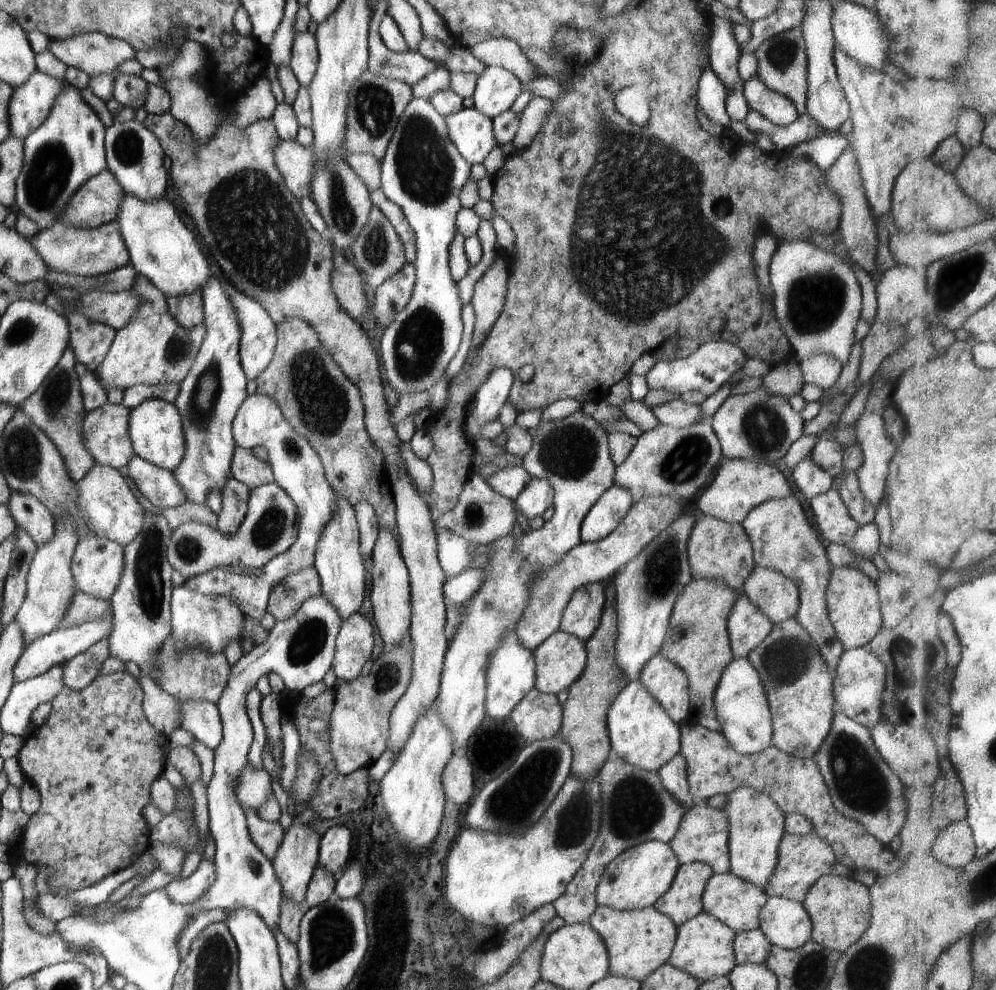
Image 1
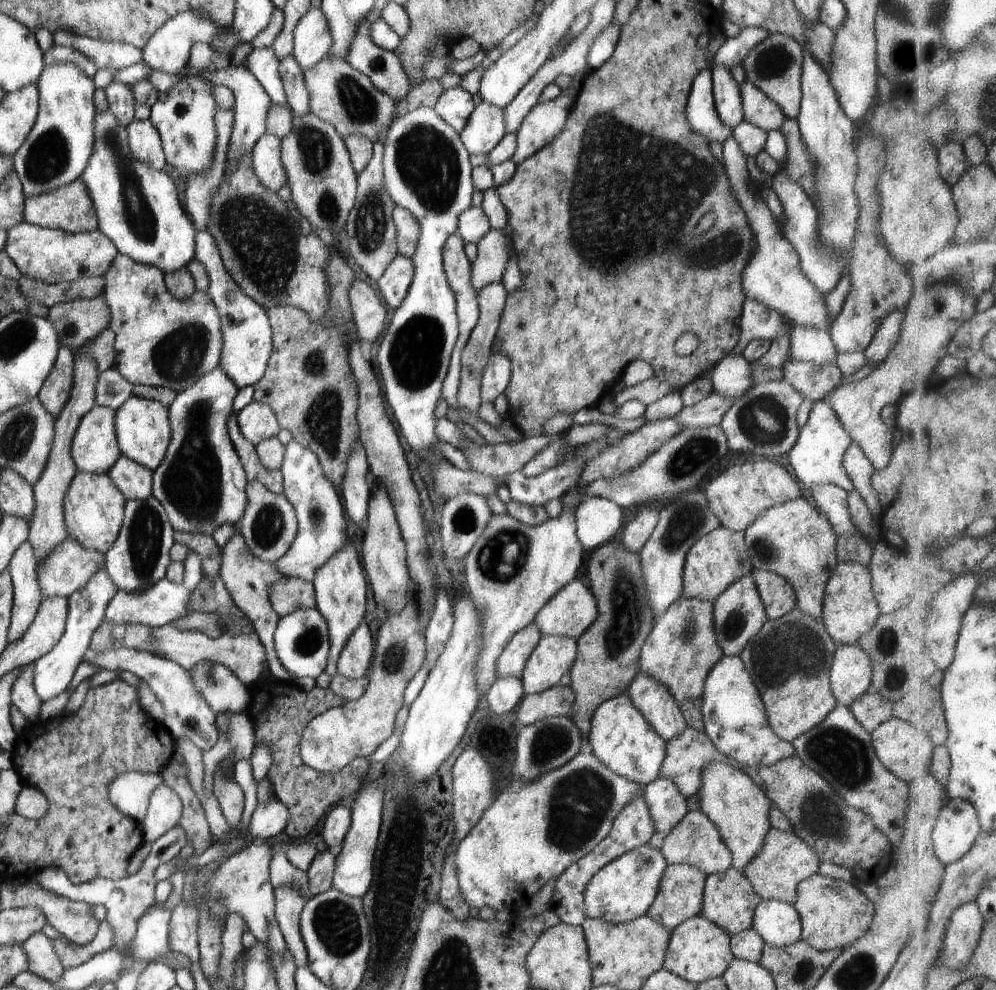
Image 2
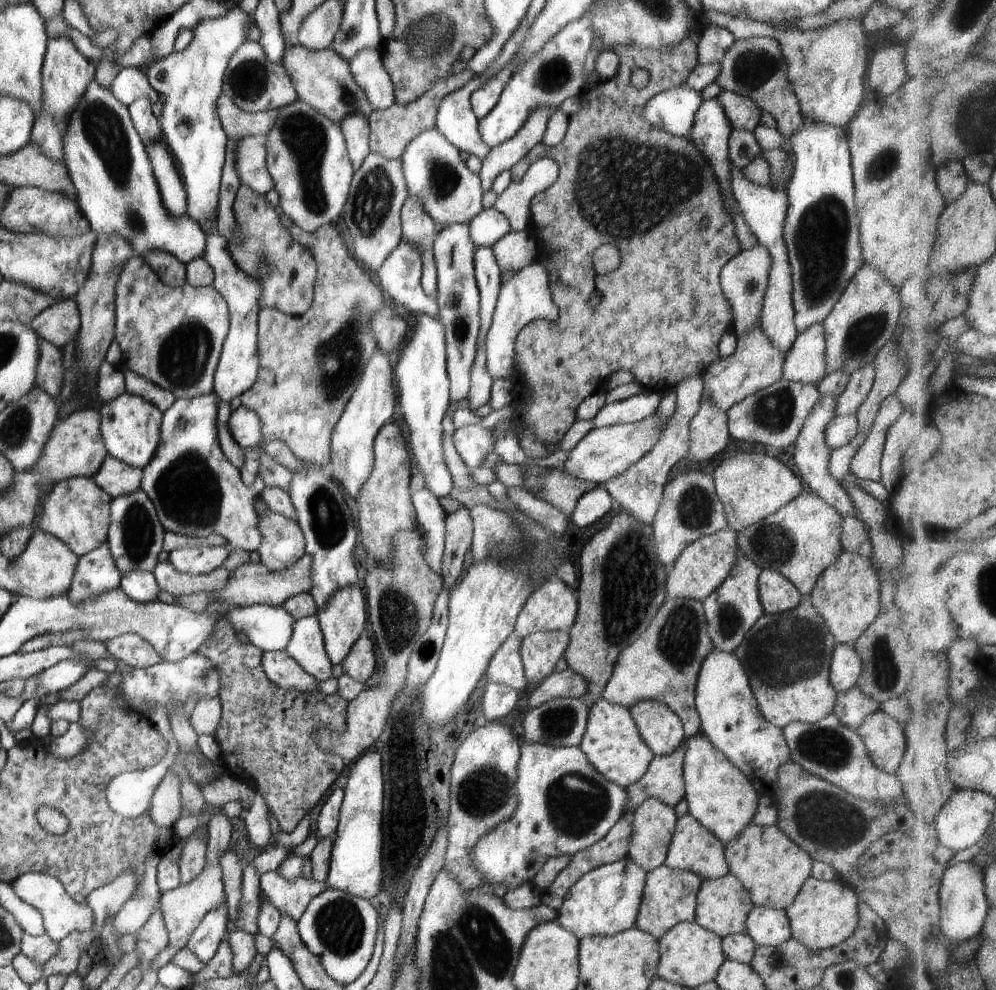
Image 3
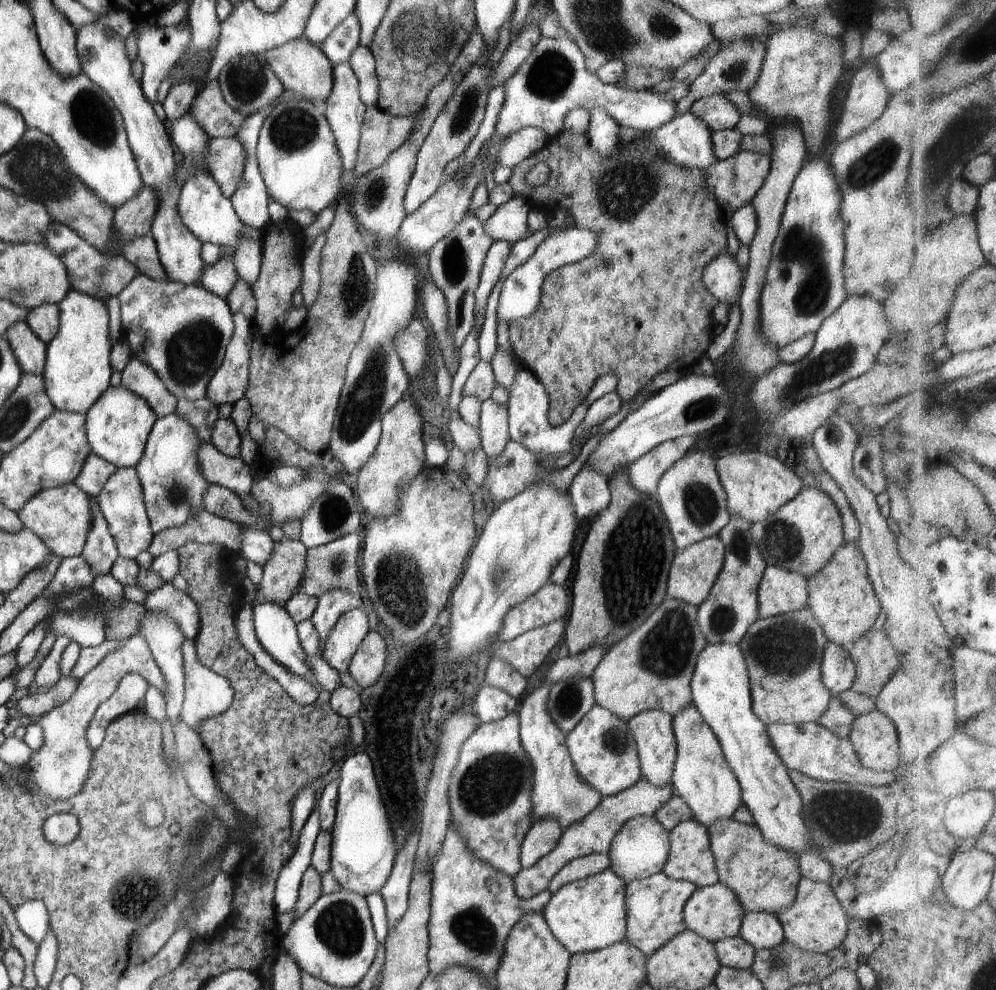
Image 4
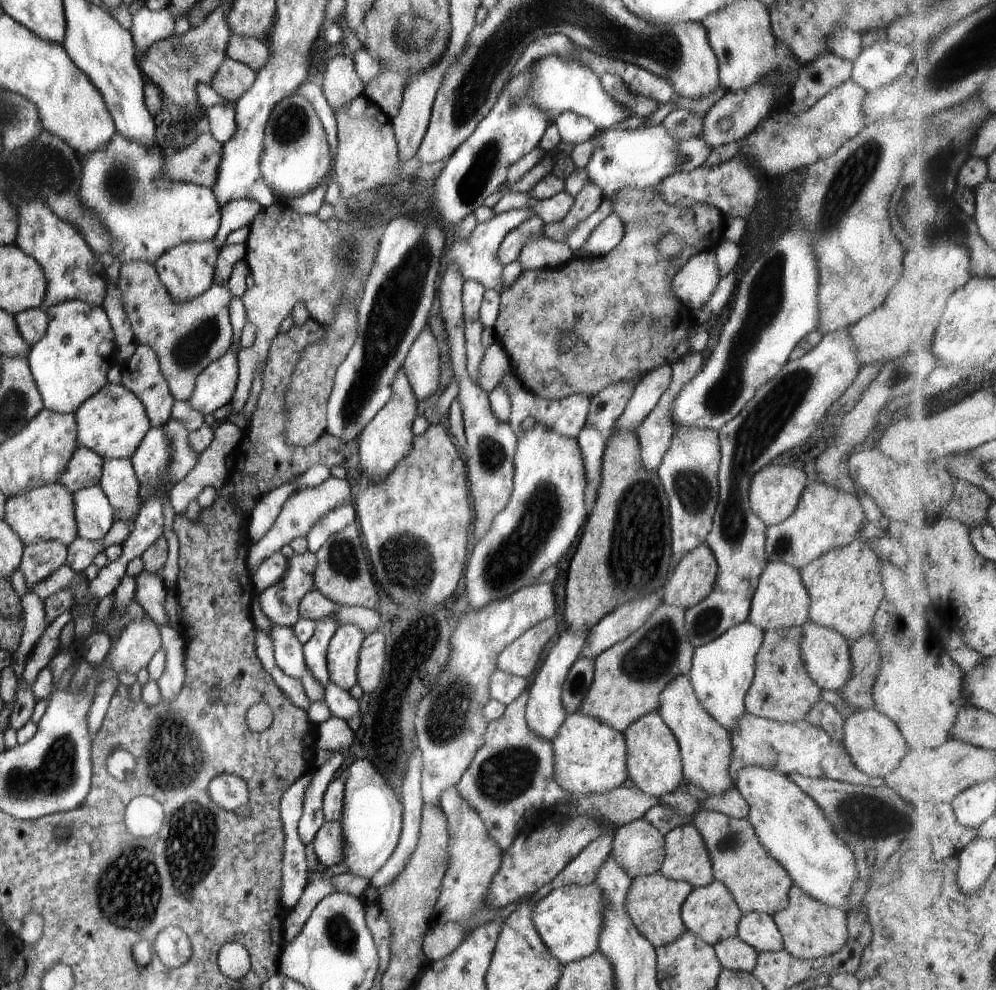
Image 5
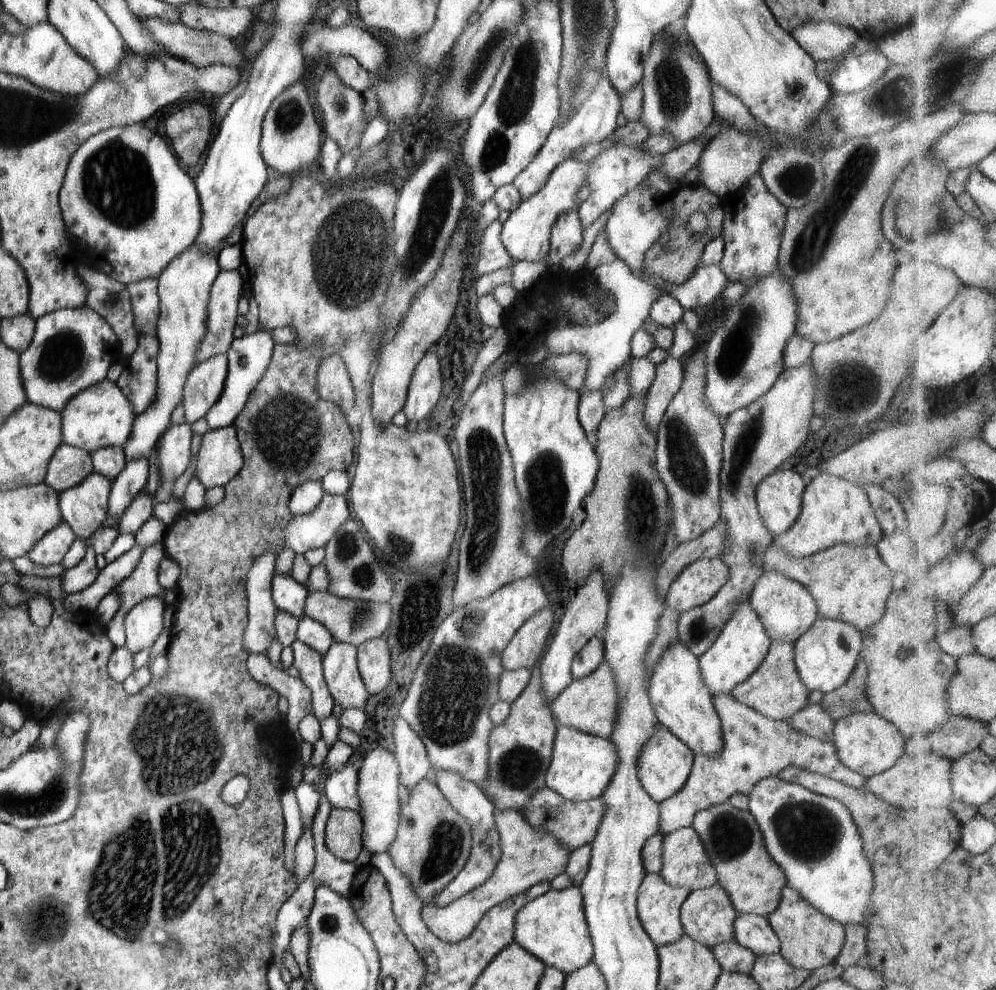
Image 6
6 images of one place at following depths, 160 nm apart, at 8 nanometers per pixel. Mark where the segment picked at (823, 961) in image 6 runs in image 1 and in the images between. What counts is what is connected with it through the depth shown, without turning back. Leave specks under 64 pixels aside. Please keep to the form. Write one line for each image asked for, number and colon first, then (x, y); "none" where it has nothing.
1: (839, 908)
2: (834, 914)
3: (825, 913)
4: (815, 922)
5: (810, 930)

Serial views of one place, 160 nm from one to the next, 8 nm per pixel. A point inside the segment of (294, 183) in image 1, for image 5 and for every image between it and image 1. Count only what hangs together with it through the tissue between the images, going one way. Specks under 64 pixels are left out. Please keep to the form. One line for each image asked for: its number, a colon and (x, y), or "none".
2: (265, 156)
3: (250, 159)
4: (224, 161)
5: (197, 163)

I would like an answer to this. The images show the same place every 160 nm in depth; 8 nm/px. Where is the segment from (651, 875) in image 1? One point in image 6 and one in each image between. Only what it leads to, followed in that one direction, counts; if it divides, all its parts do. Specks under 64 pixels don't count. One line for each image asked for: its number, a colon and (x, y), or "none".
2: (622, 891)
3: (604, 902)
4: (588, 915)
5: (568, 920)
6: (552, 928)

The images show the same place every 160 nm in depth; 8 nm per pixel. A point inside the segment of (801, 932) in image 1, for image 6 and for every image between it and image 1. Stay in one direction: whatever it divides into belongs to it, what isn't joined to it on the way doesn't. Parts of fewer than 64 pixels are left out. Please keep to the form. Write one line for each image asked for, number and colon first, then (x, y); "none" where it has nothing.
2: (778, 923)
3: (766, 926)
4: (762, 930)
5: (758, 930)
6: (752, 931)

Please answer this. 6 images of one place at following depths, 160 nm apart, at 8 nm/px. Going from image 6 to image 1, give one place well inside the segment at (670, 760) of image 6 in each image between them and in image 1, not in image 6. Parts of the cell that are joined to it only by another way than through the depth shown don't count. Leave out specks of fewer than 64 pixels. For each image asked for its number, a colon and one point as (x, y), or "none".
1: (667, 684)
2: (655, 703)
3: (660, 728)
4: (652, 731)
5: (654, 764)

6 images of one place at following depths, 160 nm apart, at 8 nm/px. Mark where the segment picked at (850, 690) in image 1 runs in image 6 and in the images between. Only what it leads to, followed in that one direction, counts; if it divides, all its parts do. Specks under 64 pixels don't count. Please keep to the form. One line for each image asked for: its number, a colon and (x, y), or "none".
2: (850, 676)
3: (846, 668)
4: (837, 670)
5: (826, 654)
6: (825, 655)

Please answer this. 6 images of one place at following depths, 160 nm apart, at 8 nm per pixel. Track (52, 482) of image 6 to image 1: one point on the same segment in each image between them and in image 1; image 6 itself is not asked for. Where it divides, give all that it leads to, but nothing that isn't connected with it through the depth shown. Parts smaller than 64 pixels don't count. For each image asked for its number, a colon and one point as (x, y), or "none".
1: (158, 485)
2: (134, 481)
3: (115, 477)
4: (94, 472)
5: (83, 469)

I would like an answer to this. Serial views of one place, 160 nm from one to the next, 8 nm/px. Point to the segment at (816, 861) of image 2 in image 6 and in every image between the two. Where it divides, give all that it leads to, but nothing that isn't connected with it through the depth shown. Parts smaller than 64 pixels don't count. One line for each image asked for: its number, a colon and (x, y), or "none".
3: (770, 866)
4: (764, 878)
5: (759, 884)
6: (733, 840)

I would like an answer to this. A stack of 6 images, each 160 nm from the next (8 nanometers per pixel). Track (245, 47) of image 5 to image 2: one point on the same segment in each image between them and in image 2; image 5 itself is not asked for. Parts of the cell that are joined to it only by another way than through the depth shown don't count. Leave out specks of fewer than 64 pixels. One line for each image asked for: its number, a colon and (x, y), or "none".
2: (340, 95)
3: (322, 79)
4: (301, 66)

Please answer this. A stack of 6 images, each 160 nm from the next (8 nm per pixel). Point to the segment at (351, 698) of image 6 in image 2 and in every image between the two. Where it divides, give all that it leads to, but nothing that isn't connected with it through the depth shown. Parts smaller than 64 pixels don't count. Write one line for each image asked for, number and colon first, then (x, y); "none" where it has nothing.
2: (340, 585)
3: (343, 620)
4: (343, 641)
5: (342, 653)

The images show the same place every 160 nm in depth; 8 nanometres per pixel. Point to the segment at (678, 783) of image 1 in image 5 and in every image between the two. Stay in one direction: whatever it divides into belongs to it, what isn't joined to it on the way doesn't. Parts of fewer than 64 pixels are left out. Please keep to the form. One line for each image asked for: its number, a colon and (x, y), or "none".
2: (667, 807)
3: (654, 822)
4: (640, 849)
5: (638, 847)

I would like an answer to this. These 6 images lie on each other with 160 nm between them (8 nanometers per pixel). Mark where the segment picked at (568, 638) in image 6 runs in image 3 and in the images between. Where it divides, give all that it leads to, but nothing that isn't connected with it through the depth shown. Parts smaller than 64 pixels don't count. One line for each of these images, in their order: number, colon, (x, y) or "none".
3: (565, 805)
4: (557, 793)
5: (545, 712)

